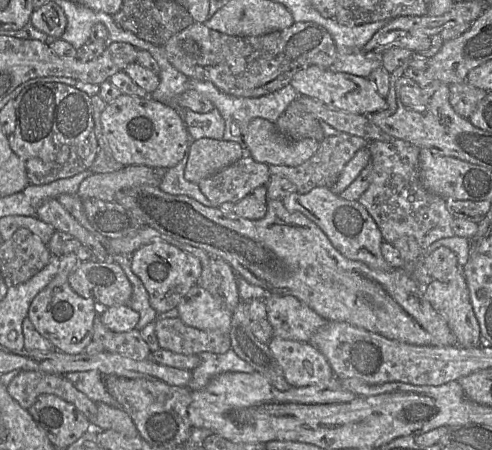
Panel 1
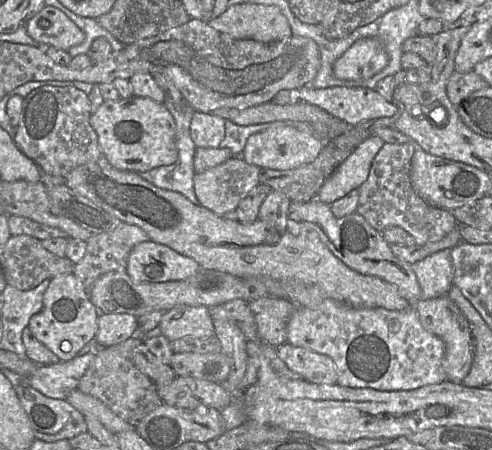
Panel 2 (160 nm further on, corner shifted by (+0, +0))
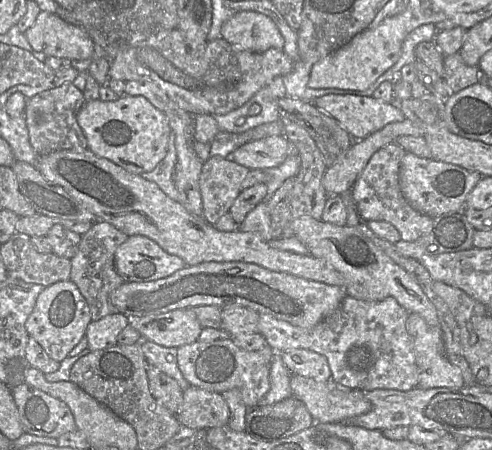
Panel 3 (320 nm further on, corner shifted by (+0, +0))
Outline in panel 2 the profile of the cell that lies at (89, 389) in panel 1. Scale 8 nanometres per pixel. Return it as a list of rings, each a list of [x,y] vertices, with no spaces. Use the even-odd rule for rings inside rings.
[[[89,351],[69,361],[59,361],[51,365],[37,365],[35,372],[22,377],[23,382],[48,397],[66,399],[67,395],[78,389],[80,379],[94,359],[94,352]]]

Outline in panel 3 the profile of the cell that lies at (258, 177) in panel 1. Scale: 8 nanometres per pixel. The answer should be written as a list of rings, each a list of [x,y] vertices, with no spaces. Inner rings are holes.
[[[211,156],[203,164],[200,190],[205,220],[215,225],[231,207],[242,191],[242,183],[250,169],[232,158]]]

